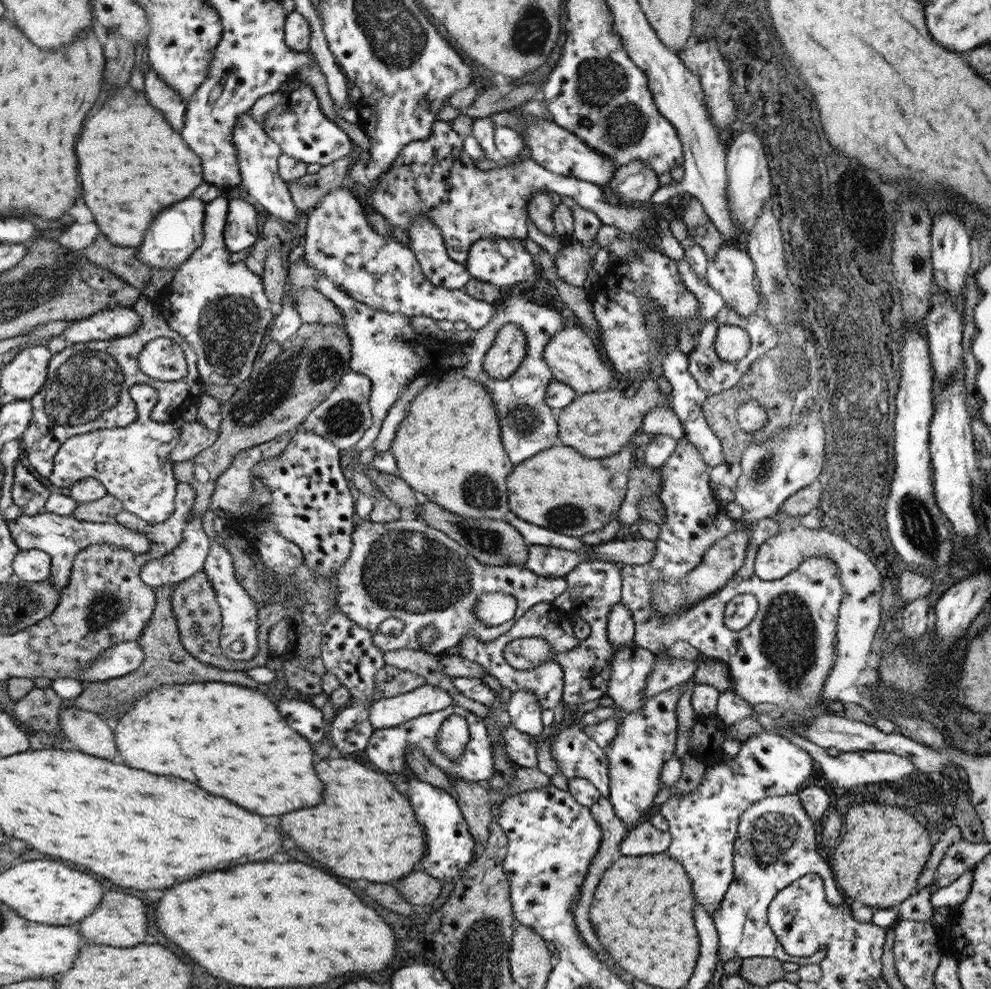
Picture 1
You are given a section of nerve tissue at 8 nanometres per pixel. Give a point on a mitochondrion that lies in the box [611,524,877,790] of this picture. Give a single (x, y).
(788, 635)

